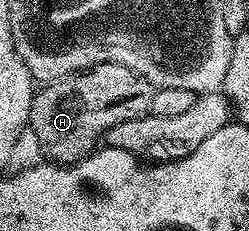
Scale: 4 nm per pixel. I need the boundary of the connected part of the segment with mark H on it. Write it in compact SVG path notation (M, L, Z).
M99 63L67 78L48 82L31 100L30 129L46 157L56 164L74 164L100 145L113 124L142 118L151 109L153 87L149 80L121 63Z

